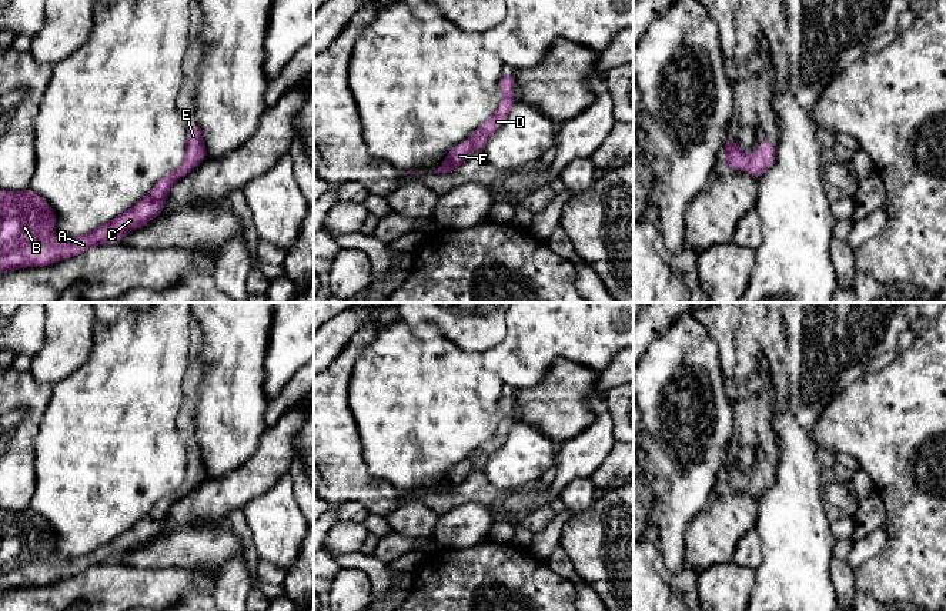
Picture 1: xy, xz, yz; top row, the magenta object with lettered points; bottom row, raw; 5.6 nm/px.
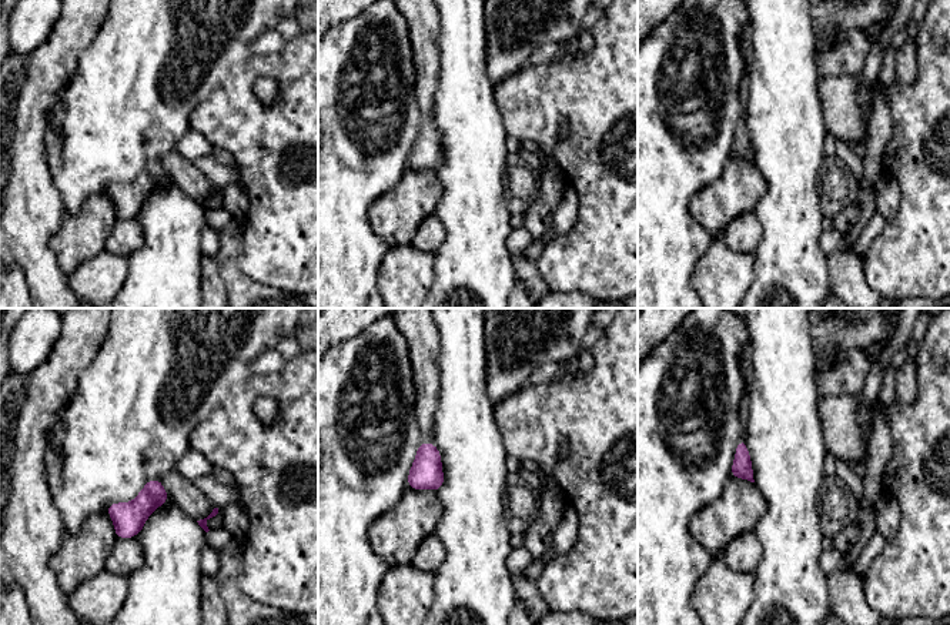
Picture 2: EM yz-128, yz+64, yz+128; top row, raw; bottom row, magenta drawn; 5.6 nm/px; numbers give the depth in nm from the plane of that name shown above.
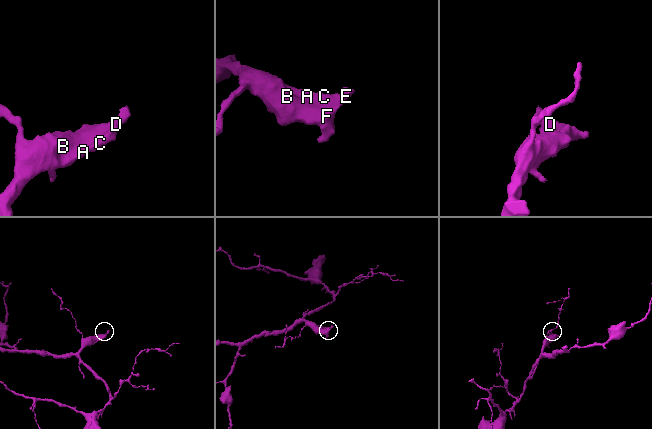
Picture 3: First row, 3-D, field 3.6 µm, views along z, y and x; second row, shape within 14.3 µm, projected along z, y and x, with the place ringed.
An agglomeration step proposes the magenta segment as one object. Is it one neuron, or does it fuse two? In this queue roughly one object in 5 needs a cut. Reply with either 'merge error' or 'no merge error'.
no merge error

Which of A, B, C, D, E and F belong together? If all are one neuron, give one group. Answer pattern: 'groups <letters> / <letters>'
groups A B C D E F

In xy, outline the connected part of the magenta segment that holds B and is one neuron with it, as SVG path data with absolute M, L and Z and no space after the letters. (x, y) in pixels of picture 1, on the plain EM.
M187 445L187 470L183 485L161 497L151 511L124 534L97 550L57 562L51 558L56 535L44 518L30 508L23 511L0 510L0 592L21 587L44 587L66 577L107 562L120 562L131 550L160 535L173 504L204 481L205 467L201 447Z

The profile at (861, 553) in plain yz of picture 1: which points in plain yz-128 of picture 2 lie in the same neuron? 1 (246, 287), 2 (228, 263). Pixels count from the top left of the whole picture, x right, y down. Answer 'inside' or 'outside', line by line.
1: inside
2: inside

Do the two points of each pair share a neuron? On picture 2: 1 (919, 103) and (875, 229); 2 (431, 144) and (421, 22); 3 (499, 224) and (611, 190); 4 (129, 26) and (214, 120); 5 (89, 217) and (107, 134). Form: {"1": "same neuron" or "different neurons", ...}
{"1": "different neurons", "2": "same neuron", "3": "different neurons", "4": "different neurons", "5": "different neurons"}

